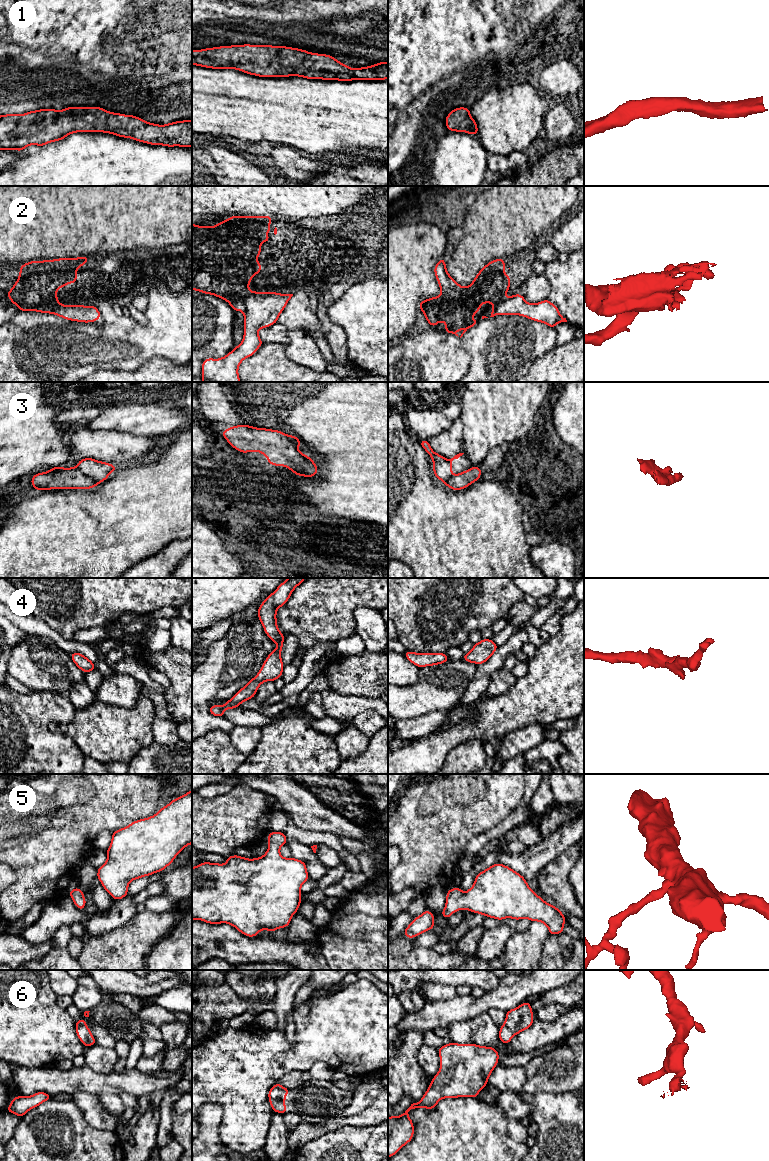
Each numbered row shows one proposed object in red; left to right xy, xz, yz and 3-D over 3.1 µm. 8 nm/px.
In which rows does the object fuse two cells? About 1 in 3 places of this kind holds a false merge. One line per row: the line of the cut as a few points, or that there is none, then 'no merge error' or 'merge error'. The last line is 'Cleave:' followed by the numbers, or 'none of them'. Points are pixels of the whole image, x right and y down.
1: cut none; no merge error
2: cut xz (257, 292), (245, 300), (241, 310); merge error
3: cut xy (77, 466), (98, 483); merge error
4: cut none; no merge error
5: cut none; no merge error
6: cut none; no merge error
Cleave: 2, 3

